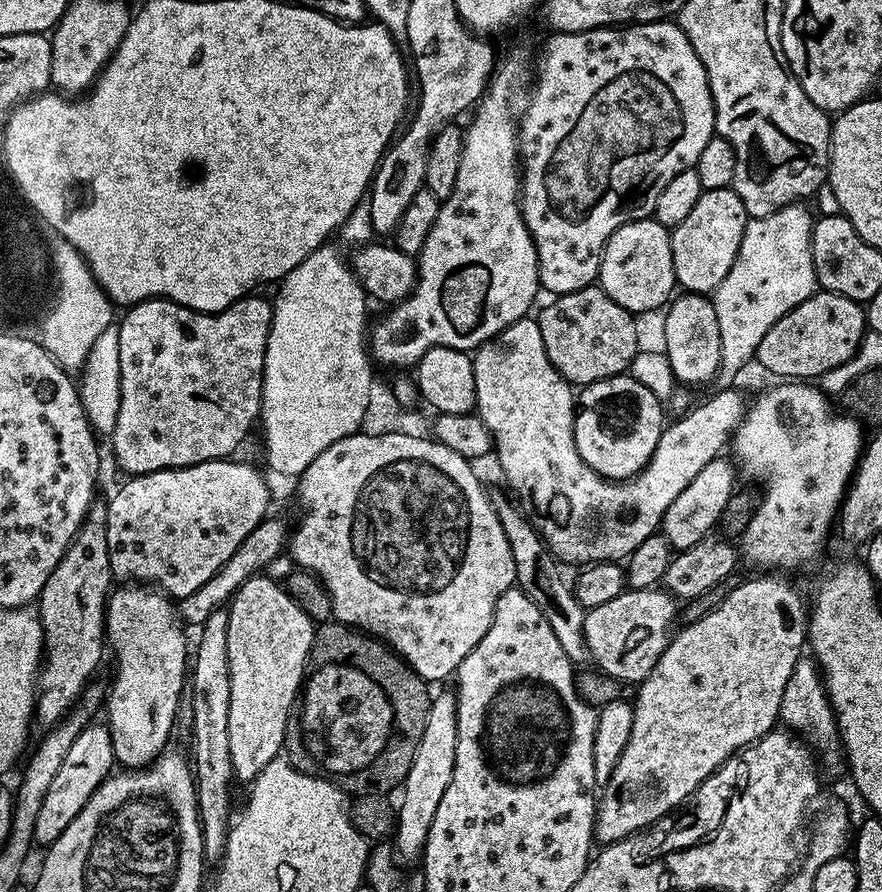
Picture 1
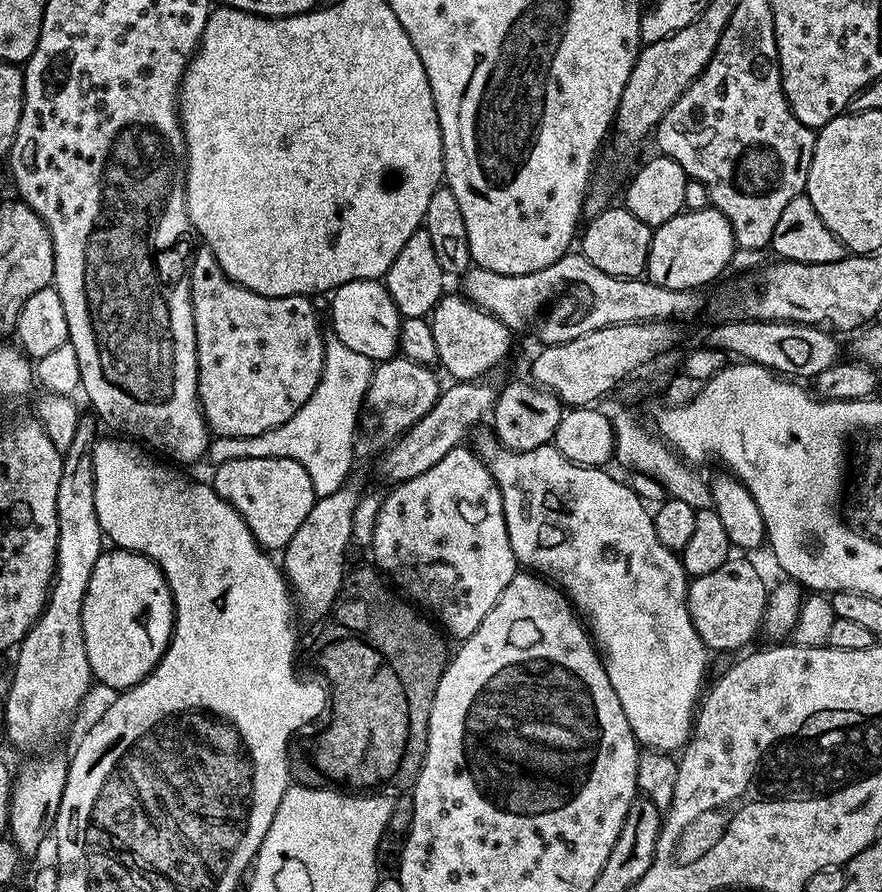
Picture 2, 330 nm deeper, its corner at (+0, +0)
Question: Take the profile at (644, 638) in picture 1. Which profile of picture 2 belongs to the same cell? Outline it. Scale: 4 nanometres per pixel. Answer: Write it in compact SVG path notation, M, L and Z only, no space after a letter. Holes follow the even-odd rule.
M730 558L722 566L718 566L718 570L695 577L688 586L688 613L694 624L694 630L698 630L704 647L713 653L732 652L735 648L750 643L755 638L756 632L758 636L764 623L764 611L768 608L769 585L764 585L759 570L748 561L751 559L740 559L744 560Z

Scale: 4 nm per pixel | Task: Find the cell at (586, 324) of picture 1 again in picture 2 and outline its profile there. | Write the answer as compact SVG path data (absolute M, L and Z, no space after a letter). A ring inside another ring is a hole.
M516 380L505 388L501 387L490 413L490 428L496 441L506 450L515 452L538 450L538 446L552 444L556 438L558 422L565 414L560 399L553 392L548 392L535 382L525 380Z

